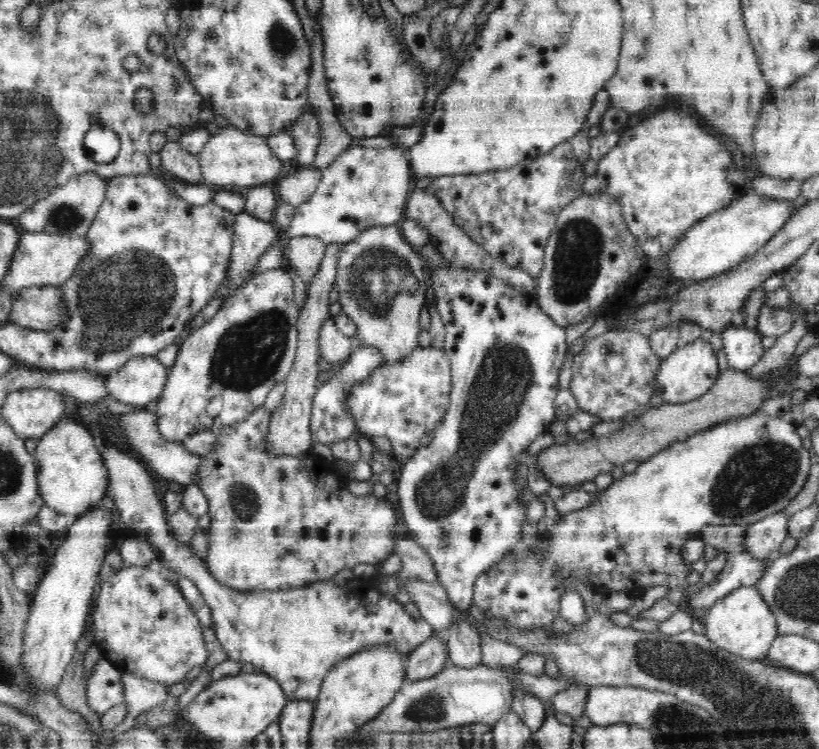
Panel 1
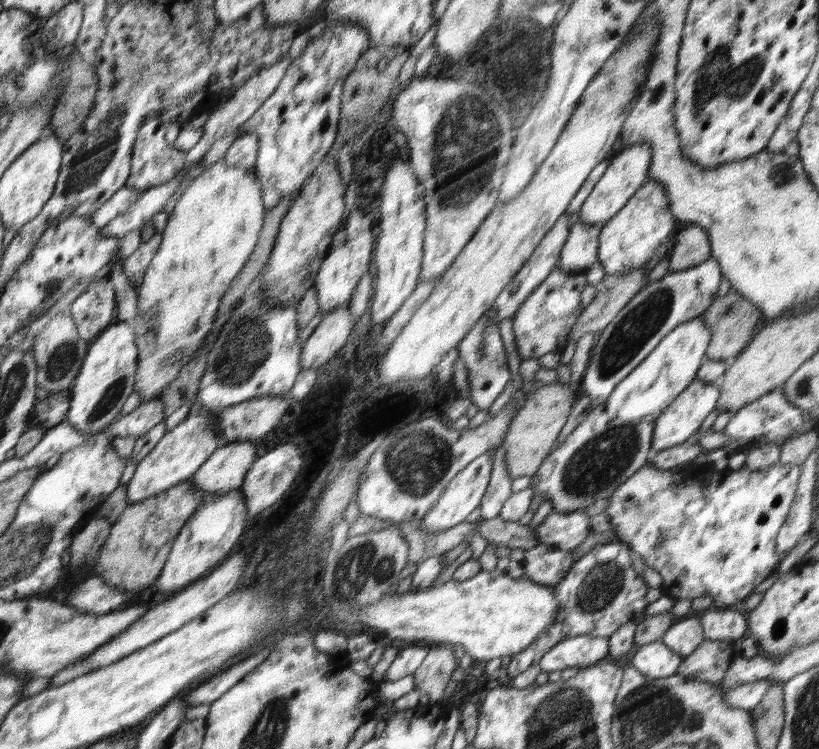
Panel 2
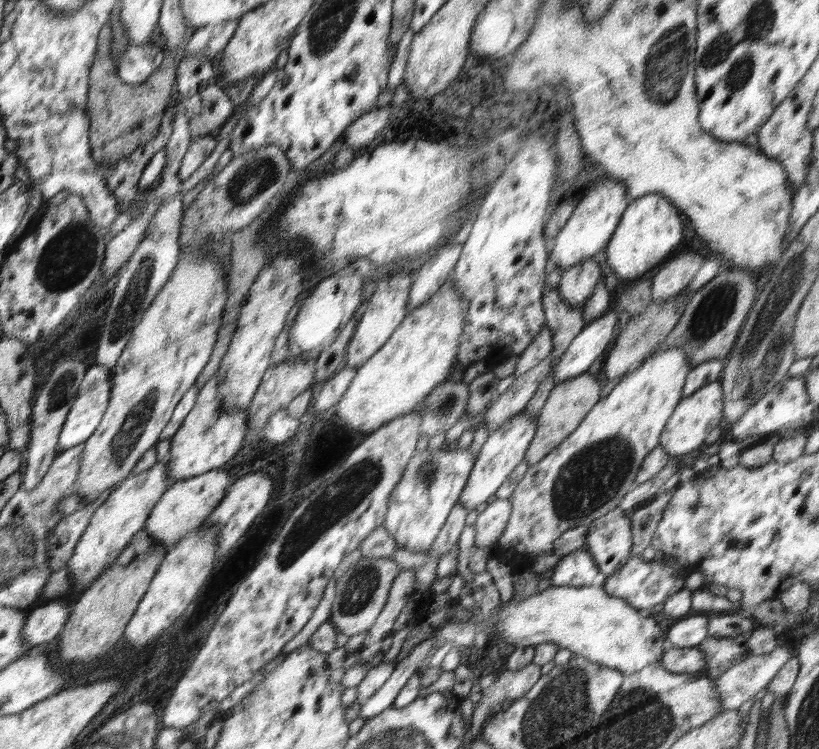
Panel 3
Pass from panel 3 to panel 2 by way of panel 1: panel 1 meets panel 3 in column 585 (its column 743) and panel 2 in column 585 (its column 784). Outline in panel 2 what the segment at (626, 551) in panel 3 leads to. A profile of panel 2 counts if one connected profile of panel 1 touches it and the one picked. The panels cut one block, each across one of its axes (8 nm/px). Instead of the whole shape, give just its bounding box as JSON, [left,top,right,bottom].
[533,510,590,551]

